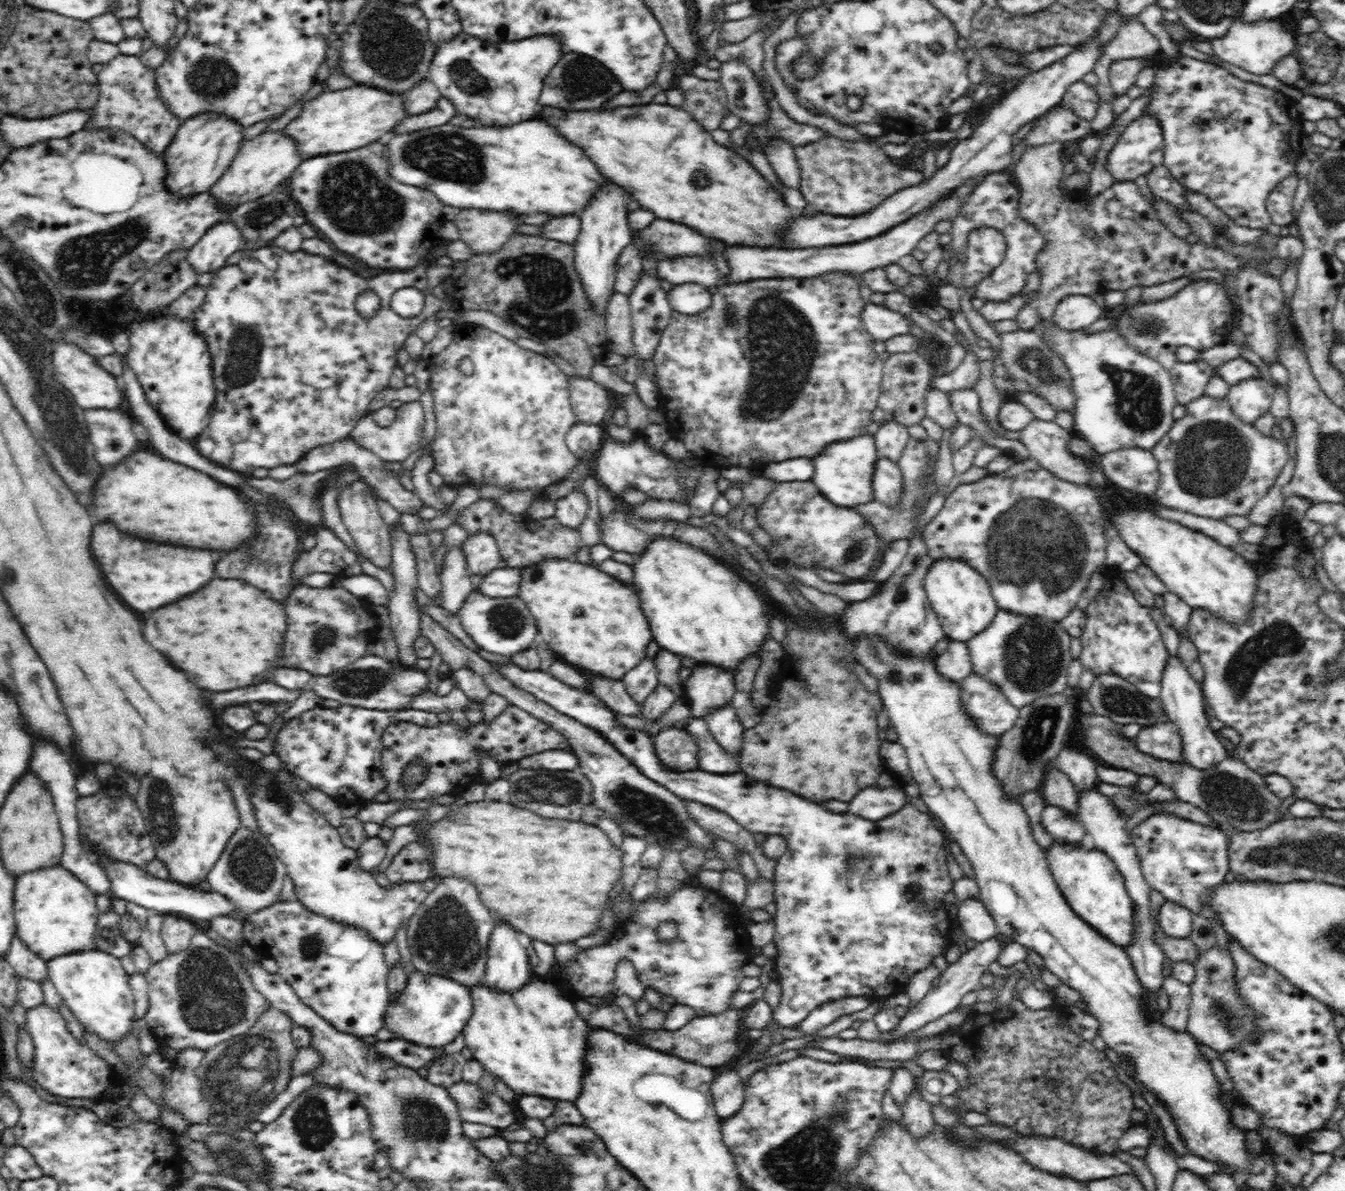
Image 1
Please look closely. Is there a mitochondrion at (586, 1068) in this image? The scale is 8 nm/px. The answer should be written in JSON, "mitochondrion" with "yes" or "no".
{"mitochondrion":"no"}

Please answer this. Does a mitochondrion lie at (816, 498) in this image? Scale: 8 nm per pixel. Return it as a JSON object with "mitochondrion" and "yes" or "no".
{"mitochondrion":"no"}

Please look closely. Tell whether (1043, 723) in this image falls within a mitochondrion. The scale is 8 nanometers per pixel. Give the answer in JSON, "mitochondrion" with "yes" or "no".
{"mitochondrion":"yes"}

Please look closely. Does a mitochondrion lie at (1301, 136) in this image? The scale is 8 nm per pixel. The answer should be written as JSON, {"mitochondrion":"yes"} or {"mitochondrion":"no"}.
{"mitochondrion":"no"}

